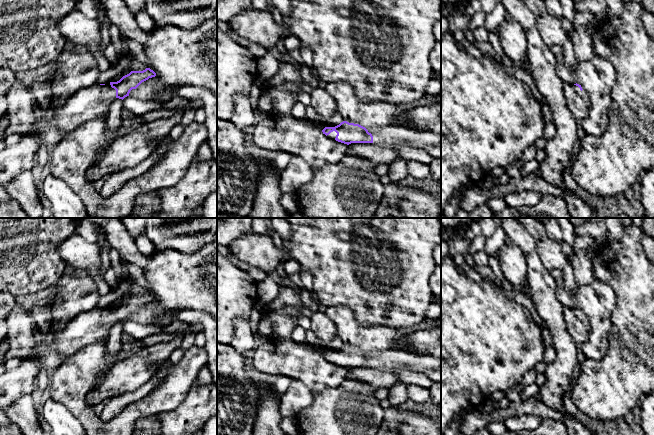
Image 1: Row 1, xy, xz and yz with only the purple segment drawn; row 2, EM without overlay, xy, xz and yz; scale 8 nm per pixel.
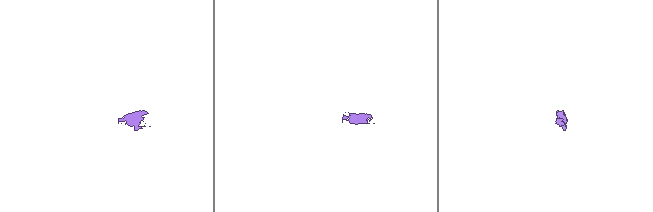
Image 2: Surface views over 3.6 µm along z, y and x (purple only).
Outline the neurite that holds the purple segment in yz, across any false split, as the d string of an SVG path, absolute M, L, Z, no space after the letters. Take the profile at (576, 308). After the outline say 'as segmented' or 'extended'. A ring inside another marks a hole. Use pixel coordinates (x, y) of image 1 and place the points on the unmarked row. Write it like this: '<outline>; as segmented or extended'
M564 307L564 318L569 335L574 343L580 347L588 339L589 327L579 308Z; extended

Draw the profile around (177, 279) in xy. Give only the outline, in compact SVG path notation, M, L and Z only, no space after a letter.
M205 244L201 249L191 253L174 249L156 250L154 254L146 257L146 259L147 265L143 269L143 273L150 293L156 297L158 302L173 309L204 311L217 321L217 280L209 279L210 273L203 269L205 265L217 263L217 244Z

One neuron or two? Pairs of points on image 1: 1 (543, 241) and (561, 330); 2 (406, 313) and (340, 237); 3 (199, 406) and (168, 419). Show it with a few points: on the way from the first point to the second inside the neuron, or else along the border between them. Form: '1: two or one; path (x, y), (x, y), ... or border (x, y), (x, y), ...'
1: two; border (536, 251), (543, 266), (550, 273)
2: one; path (397, 294), (359, 256)
3: one; path (191, 414), (185, 419), (176, 419)

